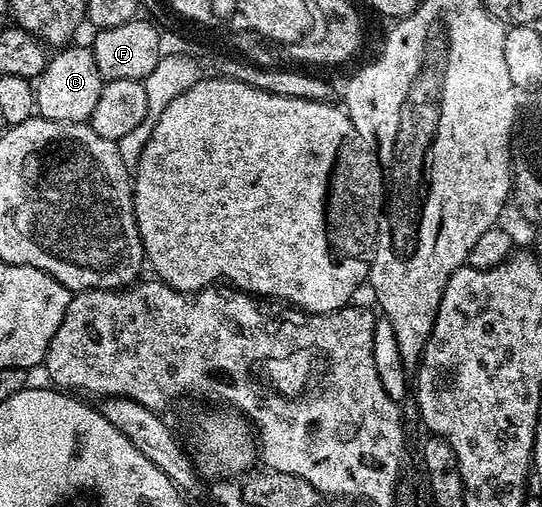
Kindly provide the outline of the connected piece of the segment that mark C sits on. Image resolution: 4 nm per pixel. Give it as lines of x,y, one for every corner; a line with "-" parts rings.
67,44
57,52
51,53
34,82
34,95
38,105
36,114
39,118
57,122
89,123
96,102
100,99
104,80
100,76
100,68
96,68
93,49
89,45
74,45

